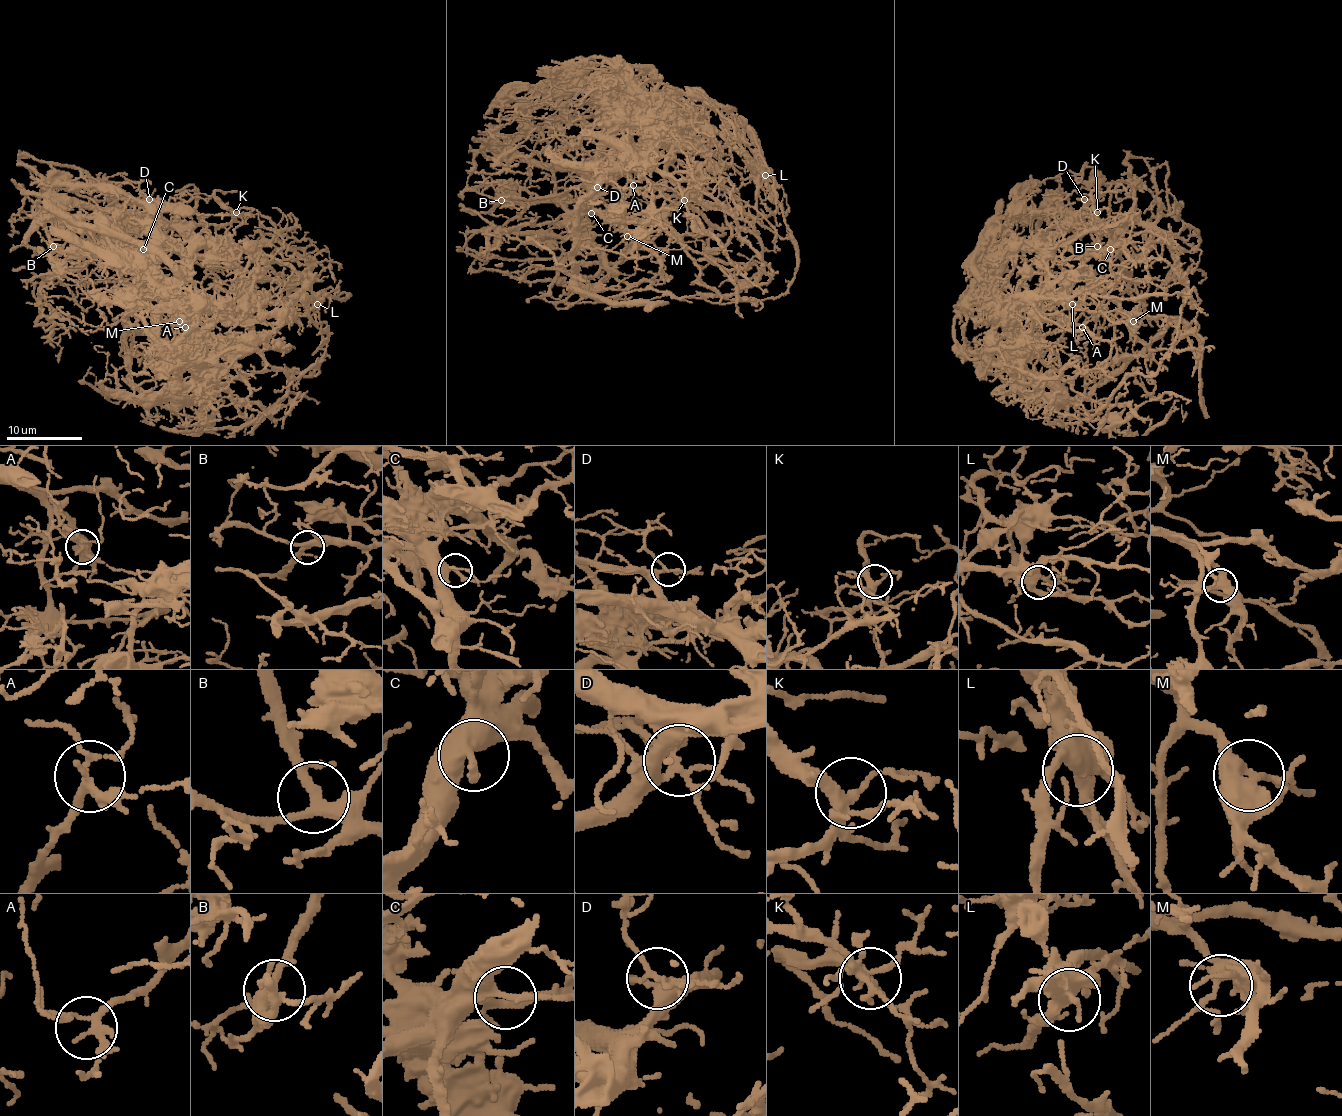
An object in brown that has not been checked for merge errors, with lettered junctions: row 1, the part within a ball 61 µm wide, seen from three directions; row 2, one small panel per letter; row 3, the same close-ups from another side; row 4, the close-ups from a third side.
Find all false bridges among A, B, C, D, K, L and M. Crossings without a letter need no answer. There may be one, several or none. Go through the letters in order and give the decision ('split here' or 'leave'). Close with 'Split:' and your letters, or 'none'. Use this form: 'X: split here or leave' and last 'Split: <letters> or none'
A: leave
B: leave
C: leave
D: leave
K: leave
L: leave
M: leave
Split: none

